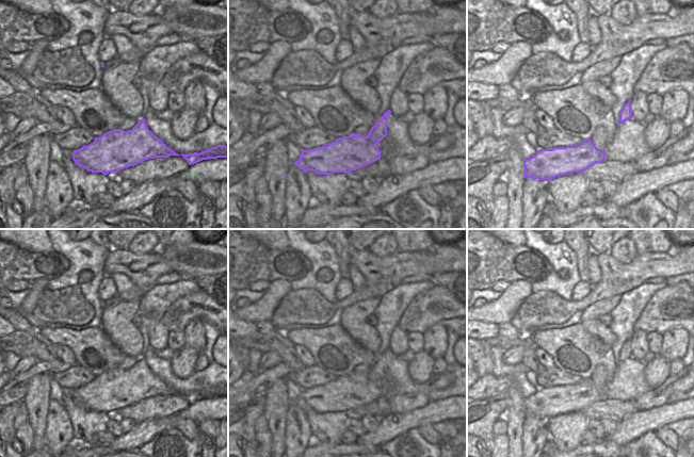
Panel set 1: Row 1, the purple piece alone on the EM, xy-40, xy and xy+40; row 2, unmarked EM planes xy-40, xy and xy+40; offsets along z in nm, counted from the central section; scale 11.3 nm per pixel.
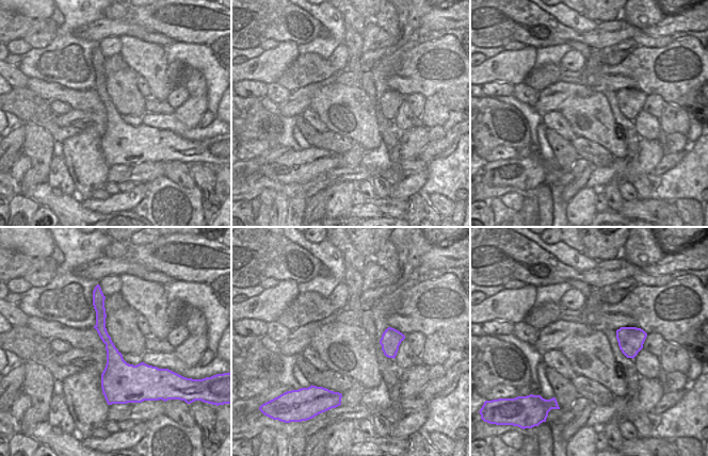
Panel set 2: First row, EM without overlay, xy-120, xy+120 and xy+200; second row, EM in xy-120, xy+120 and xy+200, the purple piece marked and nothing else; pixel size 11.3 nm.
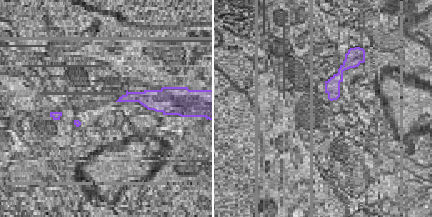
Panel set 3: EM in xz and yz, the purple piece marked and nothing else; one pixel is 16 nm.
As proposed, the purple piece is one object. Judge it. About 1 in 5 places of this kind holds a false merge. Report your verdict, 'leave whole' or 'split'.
leave whole

